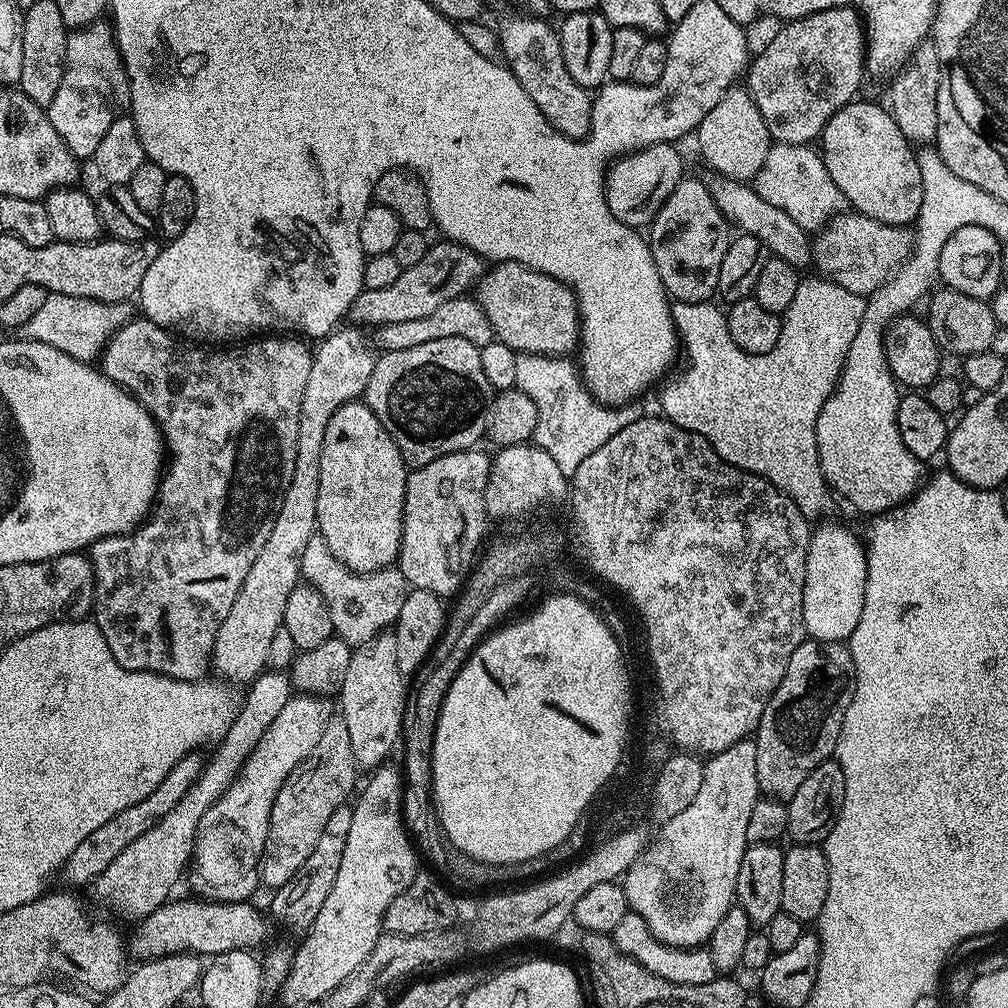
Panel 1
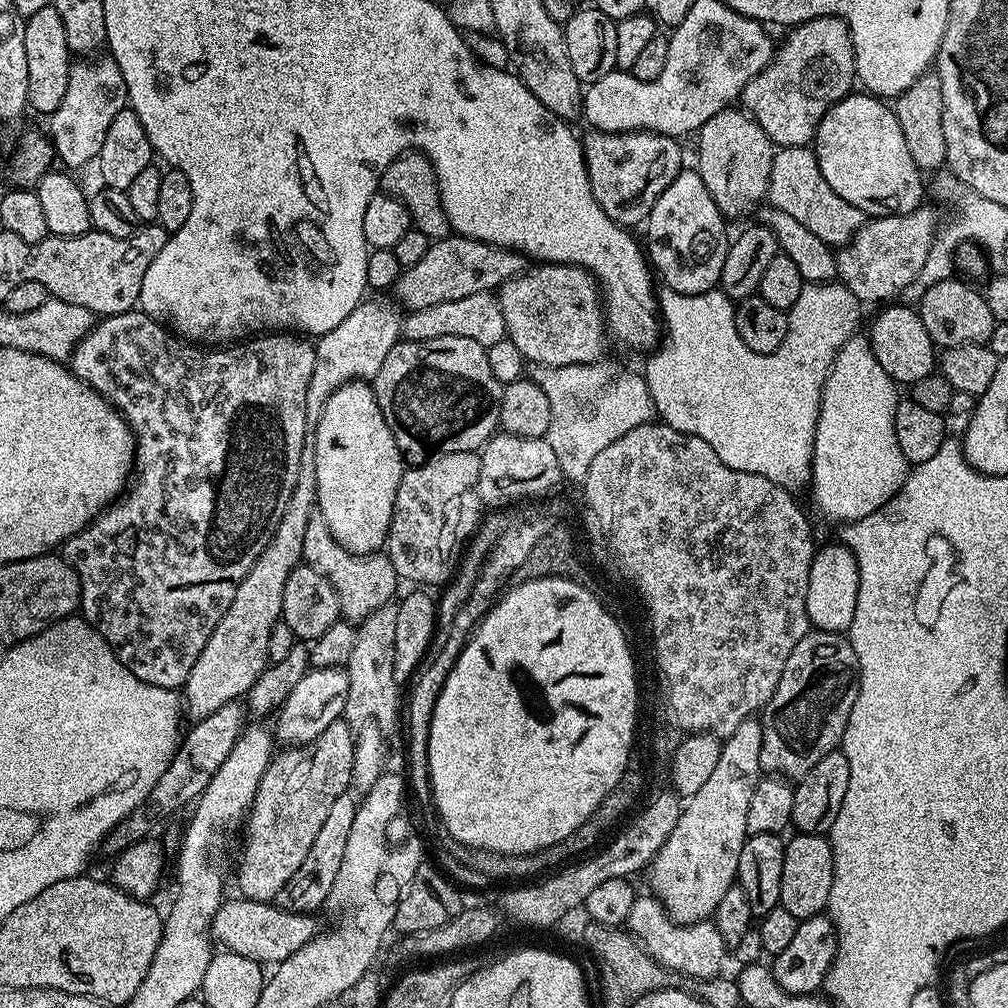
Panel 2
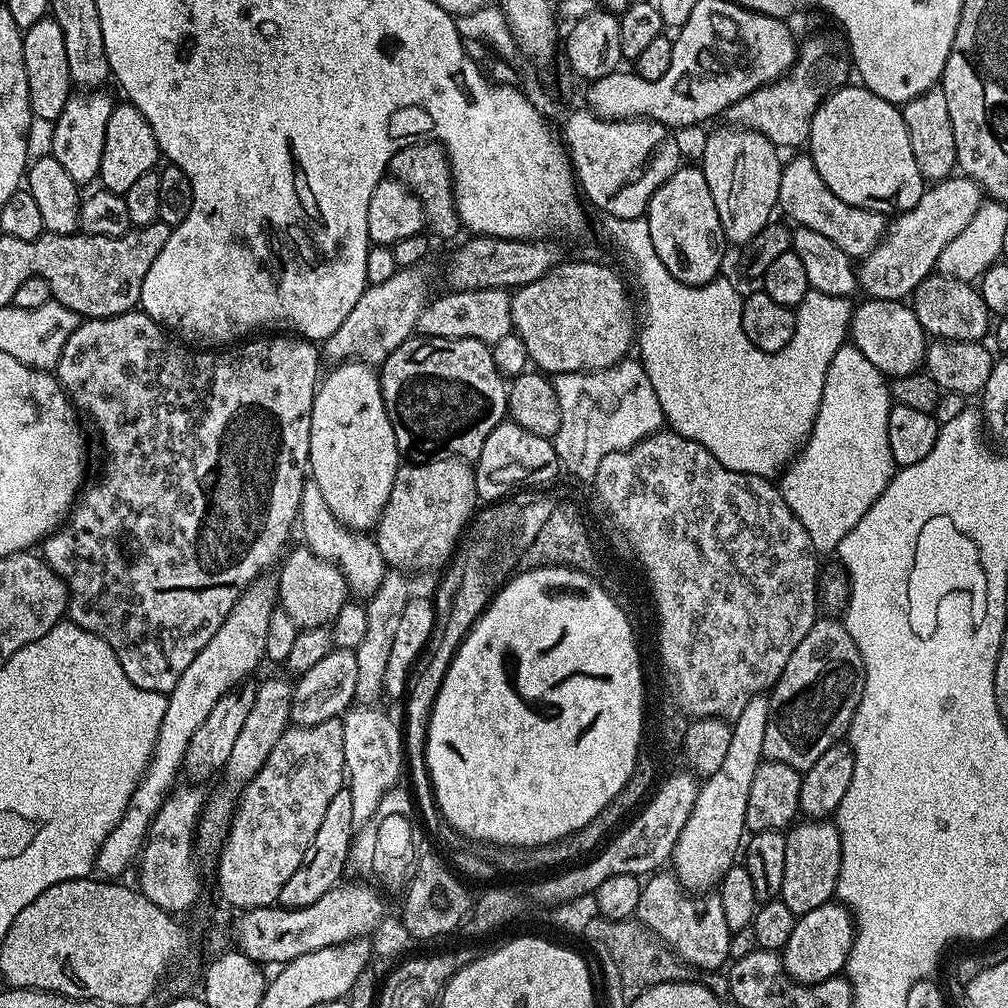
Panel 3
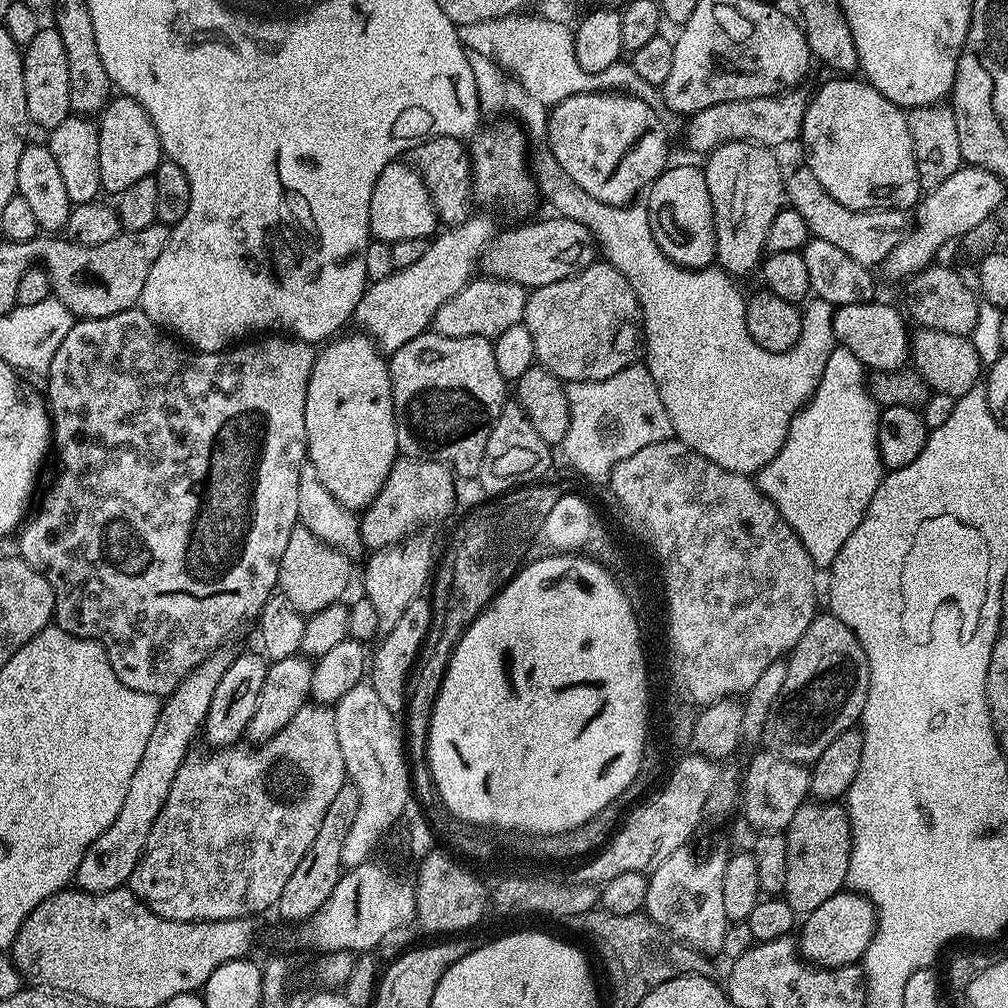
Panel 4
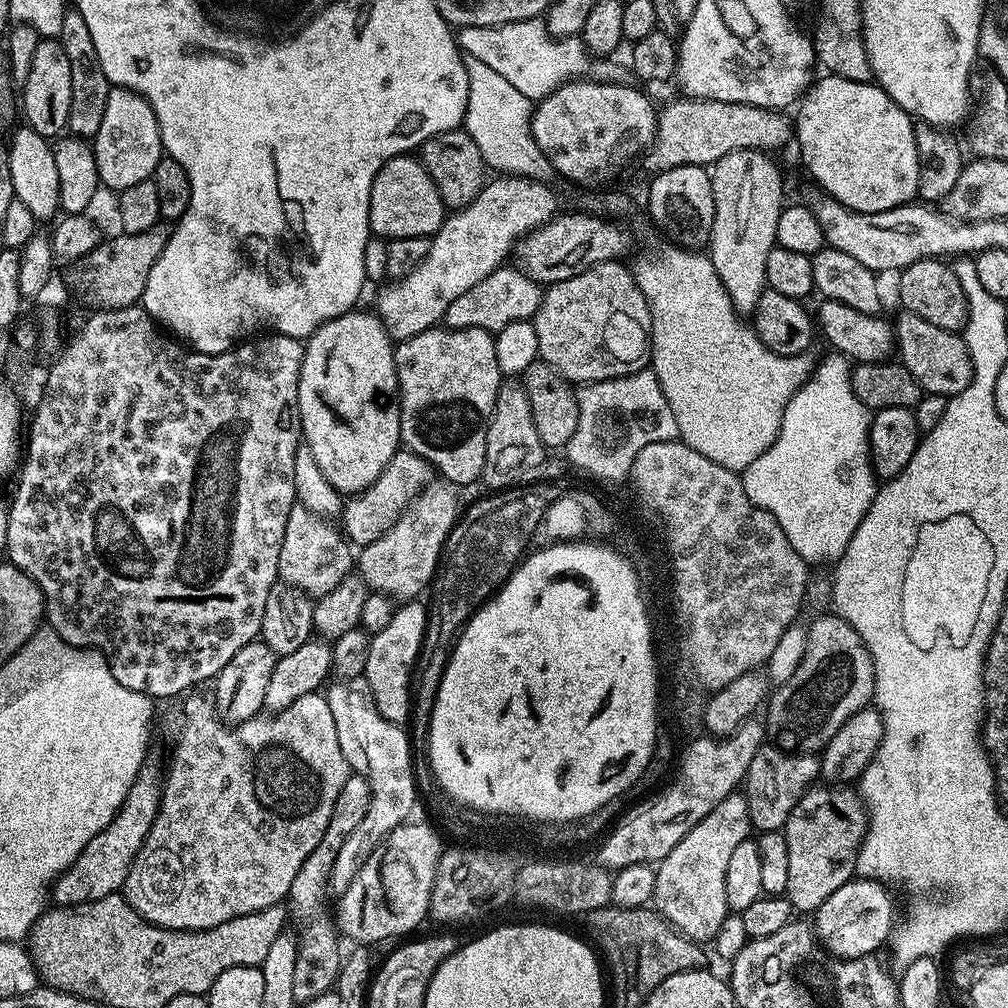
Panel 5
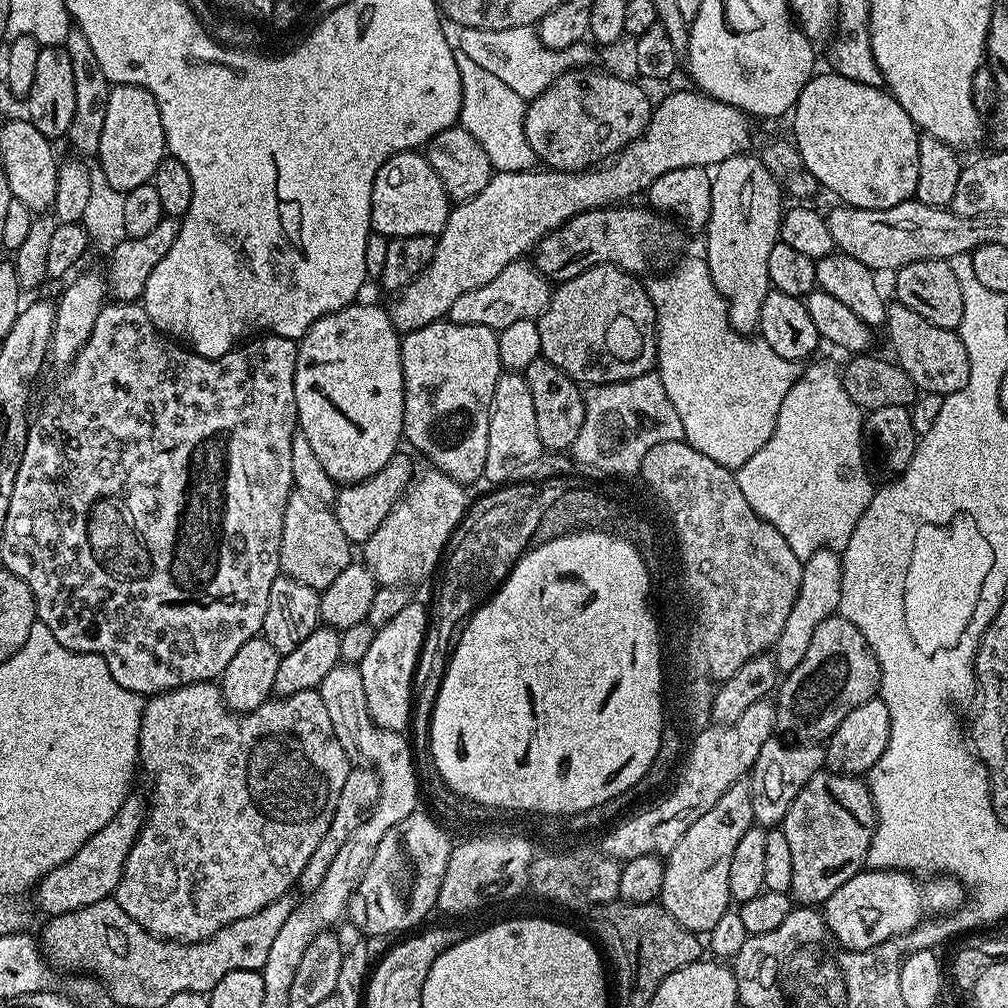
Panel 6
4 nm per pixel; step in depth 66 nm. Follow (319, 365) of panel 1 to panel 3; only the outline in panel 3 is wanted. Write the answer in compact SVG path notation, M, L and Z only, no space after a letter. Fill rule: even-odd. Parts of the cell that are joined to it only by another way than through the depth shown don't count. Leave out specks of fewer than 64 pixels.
M420 266L397 268L395 274L388 281L369 284L365 288L362 298L358 298L358 302L354 302L354 310L350 310L350 314L346 314L345 320L342 321L342 326L338 326L338 330L334 330L334 334L330 334L330 338L323 341L323 359L325 361L332 360L331 362L360 361L373 366L379 366L384 363L386 357L394 354L394 350L398 346L402 346L402 342L411 340L417 331L422 310L430 299L428 276L423 272L424 270ZM272 574L261 575L248 589L241 594L238 602L234 604L234 610L218 626L218 634L206 642L206 646L186 666L182 678L178 678L178 686L167 693L166 714L162 714L162 726L158 730L158 738L154 742L152 757L148 763L144 776L138 782L118 826L110 830L106 842L96 855L95 871L104 878L120 878L128 867L137 863L143 849L144 841L148 839L148 831L158 814L158 810L164 805L164 799L177 785L176 775L181 775L184 767L184 755L190 738L194 738L194 730L206 722L210 710L218 703L218 698L226 694L237 684L247 681L248 676L260 660L265 659L266 633L270 626L270 614L278 610L278 580Z

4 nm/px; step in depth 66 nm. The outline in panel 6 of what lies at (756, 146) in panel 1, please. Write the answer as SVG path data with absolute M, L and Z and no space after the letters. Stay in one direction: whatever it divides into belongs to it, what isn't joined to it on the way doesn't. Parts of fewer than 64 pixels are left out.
M759 155L731 156L715 165L706 259L710 278L714 278L714 286L728 304L728 321L741 334L751 333L748 331L759 325L762 302L770 291L766 262L780 238L780 196L779 182L766 170Z

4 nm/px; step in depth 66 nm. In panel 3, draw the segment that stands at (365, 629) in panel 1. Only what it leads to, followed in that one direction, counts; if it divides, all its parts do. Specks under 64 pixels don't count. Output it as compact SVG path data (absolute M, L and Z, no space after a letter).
M310 478L305 479L302 490L298 532L304 535L303 543L310 551L318 554L323 560L331 560L335 563L355 595L357 592L360 598L367 598L376 593L386 571L382 550L378 550L375 539L368 532L355 532L354 529L343 524L334 514L334 510L330 510L322 490L318 490L318 486Z

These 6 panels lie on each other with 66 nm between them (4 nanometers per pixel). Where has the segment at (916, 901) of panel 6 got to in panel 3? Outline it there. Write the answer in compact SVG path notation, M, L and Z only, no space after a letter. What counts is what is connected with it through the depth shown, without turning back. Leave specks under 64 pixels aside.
M829 902L818 906L818 910L810 910L810 914L799 917L794 926L794 934L790 934L790 942L782 950L784 961L784 973L791 980L797 980L800 984L817 984L823 980L829 980L831 976L841 975L845 971L848 955L852 949L852 939L856 936L856 925L851 912L839 902Z

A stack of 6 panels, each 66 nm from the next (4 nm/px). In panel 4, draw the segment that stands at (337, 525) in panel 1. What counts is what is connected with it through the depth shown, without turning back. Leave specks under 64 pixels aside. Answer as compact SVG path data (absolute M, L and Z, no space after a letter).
M363 334L344 335L337 335L331 342L325 343L317 351L316 361L312 363L304 407L307 459L318 470L318 478L322 478L326 490L330 490L330 494L334 494L334 498L338 498L342 506L363 510L374 502L390 474L392 463L398 458L394 398L388 360L376 347L375 340Z

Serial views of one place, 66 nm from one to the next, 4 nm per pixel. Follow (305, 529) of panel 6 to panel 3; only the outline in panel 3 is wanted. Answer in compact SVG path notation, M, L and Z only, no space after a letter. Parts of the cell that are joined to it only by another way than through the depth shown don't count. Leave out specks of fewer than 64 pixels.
M307 546L299 547L292 553L289 551L279 565L278 604L282 611L294 618L297 629L323 628L331 625L342 606L349 603L350 589L346 578L333 561L323 560Z

